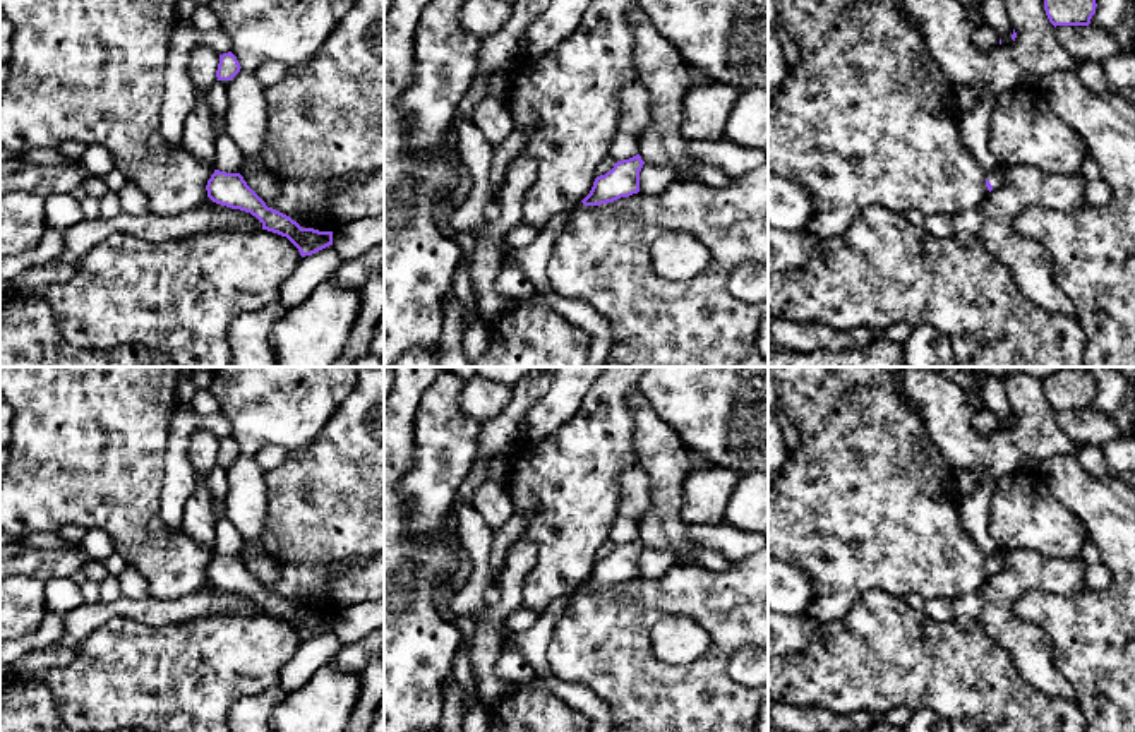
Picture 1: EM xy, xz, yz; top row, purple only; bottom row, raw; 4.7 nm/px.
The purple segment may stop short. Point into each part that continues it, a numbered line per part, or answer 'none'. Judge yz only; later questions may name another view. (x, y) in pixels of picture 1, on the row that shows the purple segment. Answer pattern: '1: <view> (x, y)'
1: yz (996, 177)

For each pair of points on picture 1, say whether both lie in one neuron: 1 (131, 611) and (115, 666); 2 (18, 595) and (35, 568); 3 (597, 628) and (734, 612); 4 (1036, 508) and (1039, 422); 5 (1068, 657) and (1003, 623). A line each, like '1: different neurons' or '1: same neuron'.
1: different neurons
2: different neurons
3: same neuron
4: different neurons
5: different neurons

